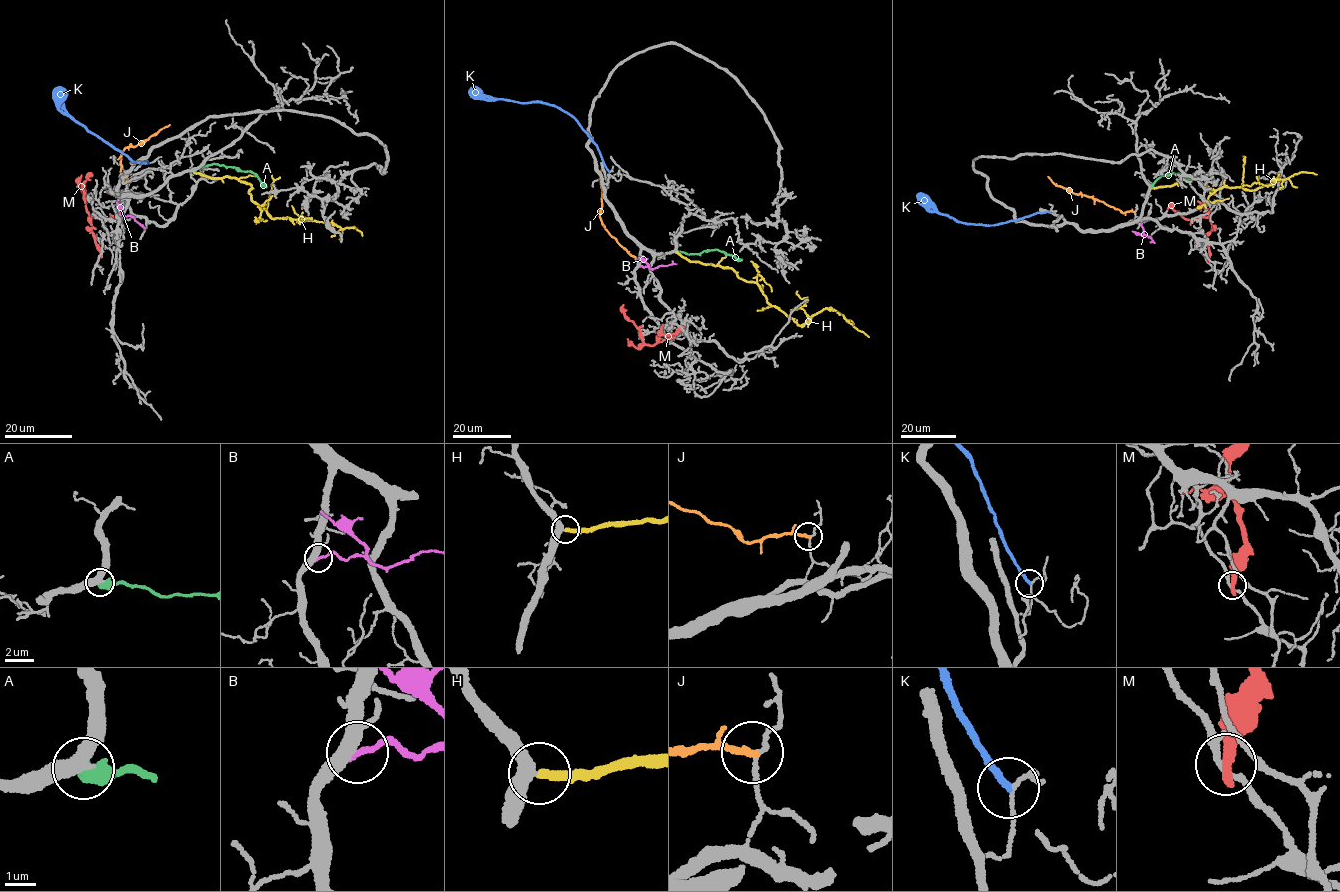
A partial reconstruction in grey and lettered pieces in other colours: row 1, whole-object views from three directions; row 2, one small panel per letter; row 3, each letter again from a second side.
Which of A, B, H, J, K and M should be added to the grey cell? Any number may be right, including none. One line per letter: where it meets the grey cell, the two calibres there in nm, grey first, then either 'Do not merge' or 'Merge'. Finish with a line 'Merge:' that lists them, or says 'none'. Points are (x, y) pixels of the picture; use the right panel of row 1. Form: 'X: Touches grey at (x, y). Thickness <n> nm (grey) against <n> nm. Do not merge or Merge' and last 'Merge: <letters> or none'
A: Touches grey at (1151, 186). Thickness 420 nm (grey) against 650 nm. Do not merge
B: Touches grey at (1141, 223). Thickness 360 nm (grey) against 190 nm. Do not merge
H: Touches grey at (1151, 188). Thickness 360 nm (grey) against 300 nm. Merge
J: Touches grey at (1134, 211). Thickness 130 nm (grey) against 240 nm. Do not merge
K: Touches grey at (1051, 210). Thickness 110 nm (grey) against 200 nm. Do not merge
M: Touches grey at (1207, 260). Thickness 200 nm (grey) against 380 nm. Do not merge
Merge: H

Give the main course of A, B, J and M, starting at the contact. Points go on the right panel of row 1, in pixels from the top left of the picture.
A: (1150, 186), (1168, 173), (1191, 179)
B: (1141, 223), (1143, 233), (1154, 242)
J: (1134, 212), (1123, 213), (1092, 197), (1072, 193), (1055, 185), (1048, 176)
M: (1206, 260), (1209, 251), (1205, 237), (1211, 228), (1210, 219), (1188, 220), (1172, 208), (1166, 210)

